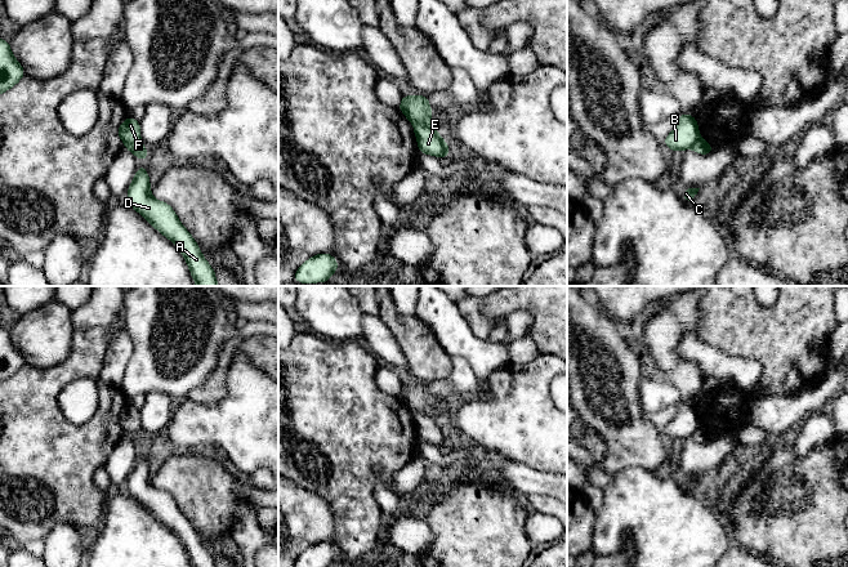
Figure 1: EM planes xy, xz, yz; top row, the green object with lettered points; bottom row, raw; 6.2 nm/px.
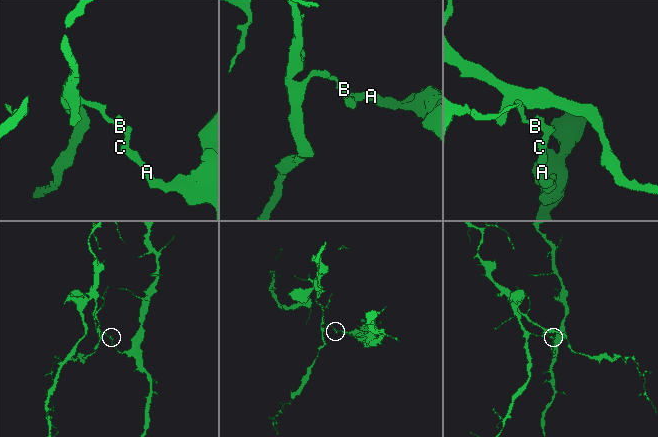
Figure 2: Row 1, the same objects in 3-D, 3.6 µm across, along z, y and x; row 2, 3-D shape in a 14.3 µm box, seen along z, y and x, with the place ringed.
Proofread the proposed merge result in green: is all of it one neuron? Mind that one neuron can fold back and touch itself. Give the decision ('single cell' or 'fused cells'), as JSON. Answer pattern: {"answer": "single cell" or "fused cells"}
{"answer": "fused cells"}

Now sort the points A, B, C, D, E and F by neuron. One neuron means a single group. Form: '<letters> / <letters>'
A C D E / B F

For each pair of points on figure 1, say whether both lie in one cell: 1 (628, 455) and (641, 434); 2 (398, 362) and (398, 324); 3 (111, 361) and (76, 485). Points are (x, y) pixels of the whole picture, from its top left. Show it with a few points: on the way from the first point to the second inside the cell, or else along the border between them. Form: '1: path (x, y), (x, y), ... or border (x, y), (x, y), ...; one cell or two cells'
1: path (628, 450), (636, 440); one cell
2: border (382, 320), (401, 349), (407, 367); two cells
3: border (106, 352), (99, 379), (119, 387); two cells

